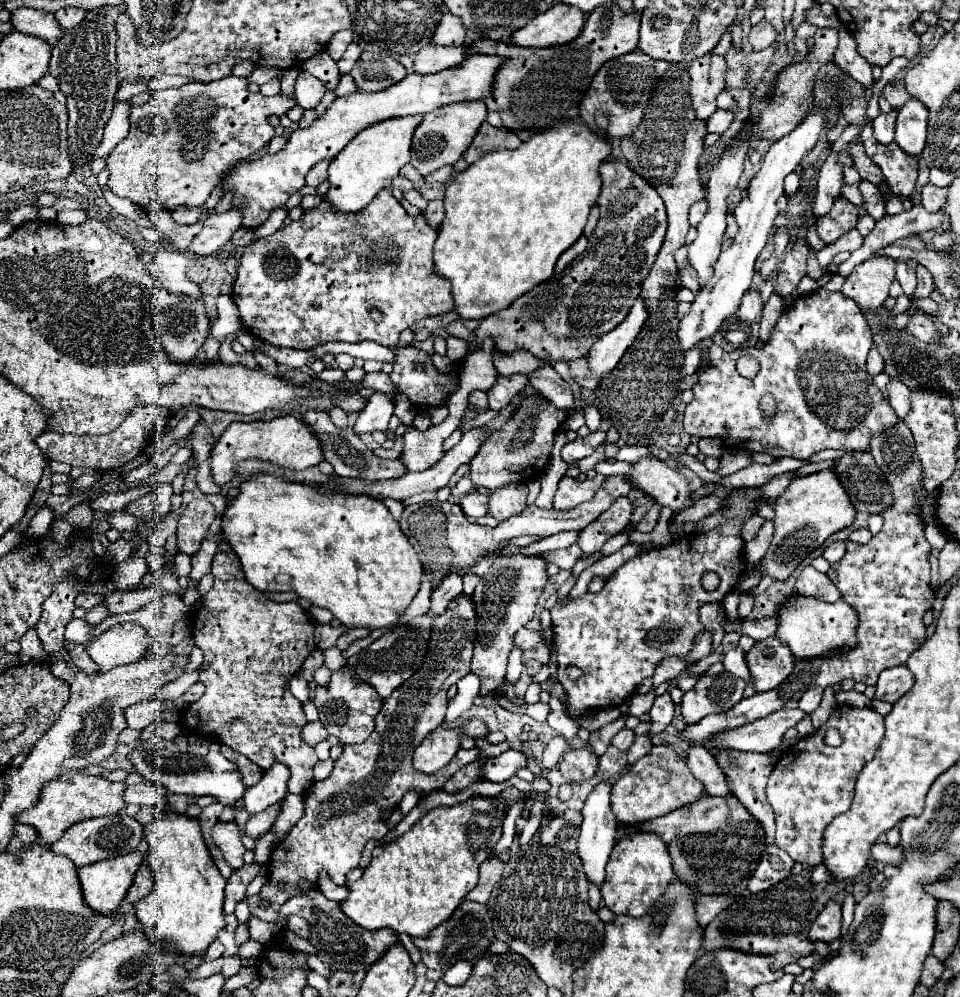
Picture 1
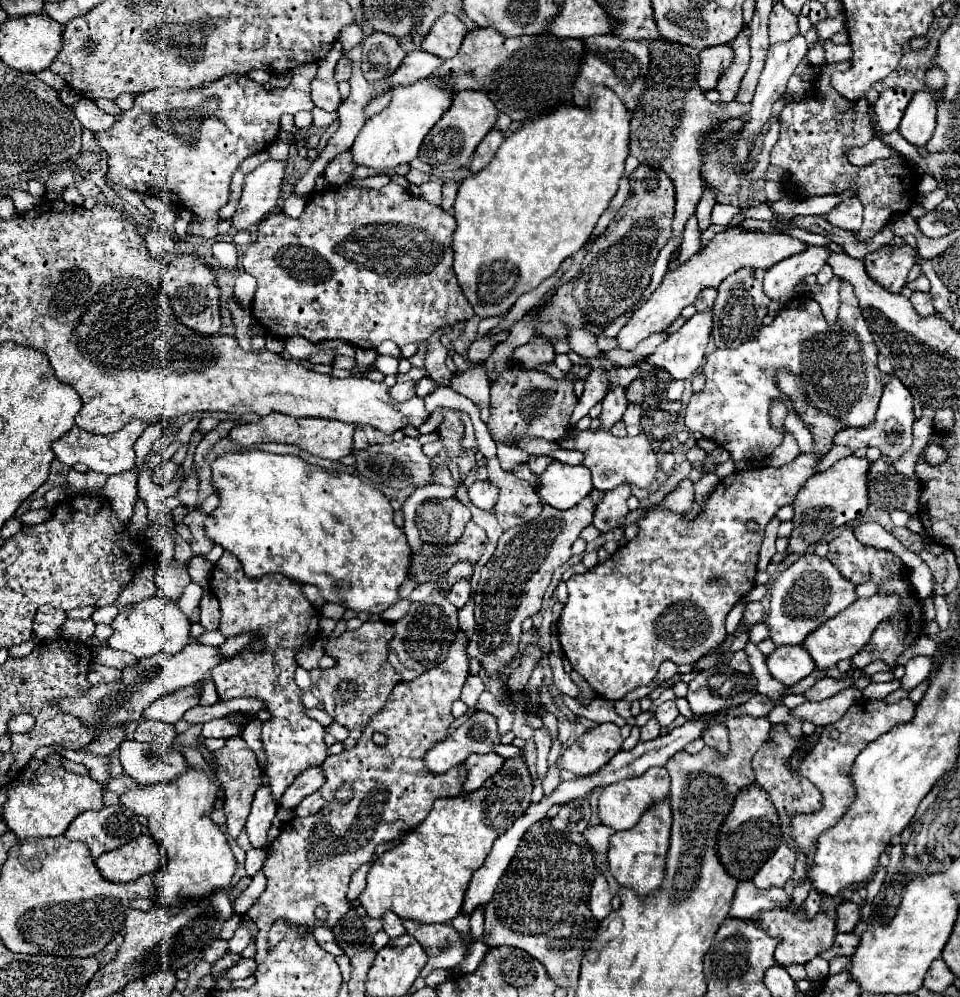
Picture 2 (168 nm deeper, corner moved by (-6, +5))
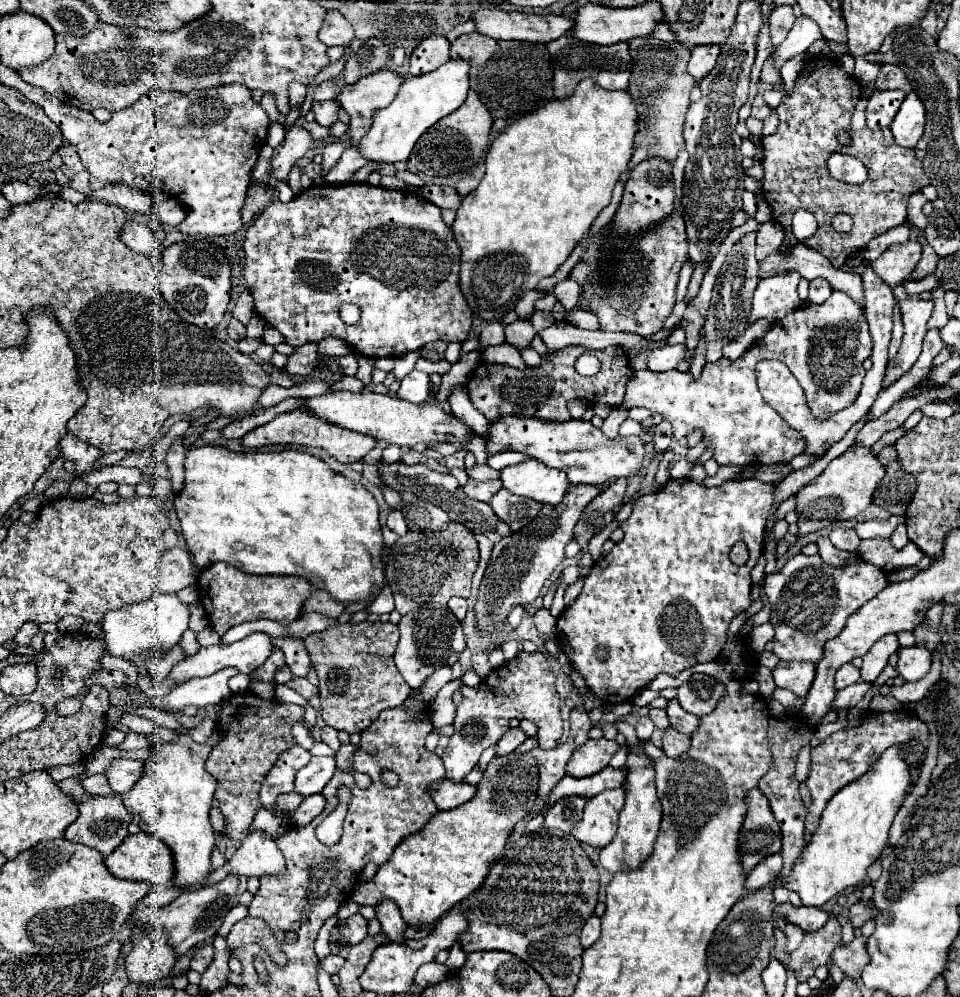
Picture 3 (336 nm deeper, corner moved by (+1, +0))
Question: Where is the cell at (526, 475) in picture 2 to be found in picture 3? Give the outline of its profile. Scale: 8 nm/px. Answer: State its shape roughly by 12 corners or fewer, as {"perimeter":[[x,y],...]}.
{"perimeter":[[474,481],[462,487],[476,501],[490,503],[502,489],[502,481]]}

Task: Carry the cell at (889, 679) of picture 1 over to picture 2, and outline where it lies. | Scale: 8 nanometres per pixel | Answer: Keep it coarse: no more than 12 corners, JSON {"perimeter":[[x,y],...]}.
{"perimeter":[[913,656],[905,664],[903,690],[921,684],[933,666],[931,656]]}

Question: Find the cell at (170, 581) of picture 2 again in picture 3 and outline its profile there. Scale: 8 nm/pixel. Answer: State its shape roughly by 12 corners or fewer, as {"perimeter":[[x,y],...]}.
{"perimeter":[[186,549],[160,557],[156,591],[178,593],[194,585]]}

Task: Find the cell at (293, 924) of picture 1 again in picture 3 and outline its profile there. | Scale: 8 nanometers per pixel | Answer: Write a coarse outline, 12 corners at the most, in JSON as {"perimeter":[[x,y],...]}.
{"perimeter":[[328,955],[322,959],[326,973],[338,973],[344,965],[340,955]]}

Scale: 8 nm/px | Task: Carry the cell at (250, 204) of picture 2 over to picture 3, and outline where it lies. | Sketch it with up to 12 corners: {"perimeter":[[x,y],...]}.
{"perimeter":[[304,127],[286,131],[286,143],[270,163],[270,175],[286,179],[292,165],[312,147]]}

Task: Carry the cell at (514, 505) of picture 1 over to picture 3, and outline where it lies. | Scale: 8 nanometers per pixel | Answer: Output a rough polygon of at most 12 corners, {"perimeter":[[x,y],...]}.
{"perimeter":[[500,489],[490,501],[512,531],[540,511],[538,501]]}

